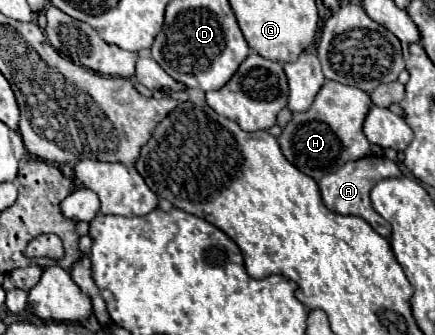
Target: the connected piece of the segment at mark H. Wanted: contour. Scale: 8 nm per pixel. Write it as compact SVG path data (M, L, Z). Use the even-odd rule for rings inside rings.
M325 81L319 89L313 107L307 113L293 113L293 119L283 129L279 145L283 155L301 173L319 181L325 173L337 171L347 161L357 161L371 153L371 145L363 135L363 121L371 109L371 97L349 85Z

